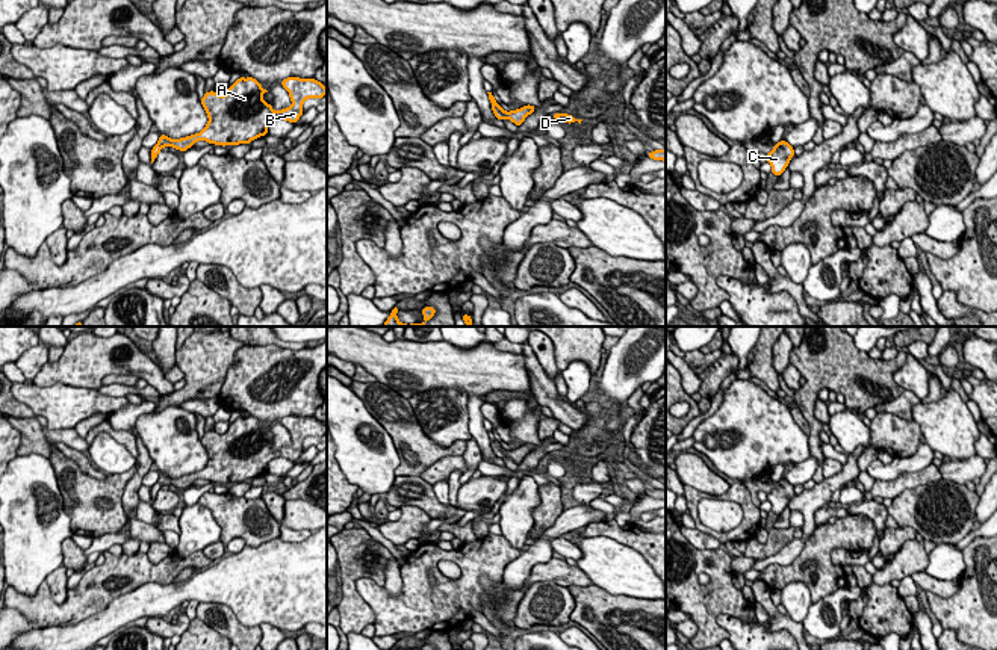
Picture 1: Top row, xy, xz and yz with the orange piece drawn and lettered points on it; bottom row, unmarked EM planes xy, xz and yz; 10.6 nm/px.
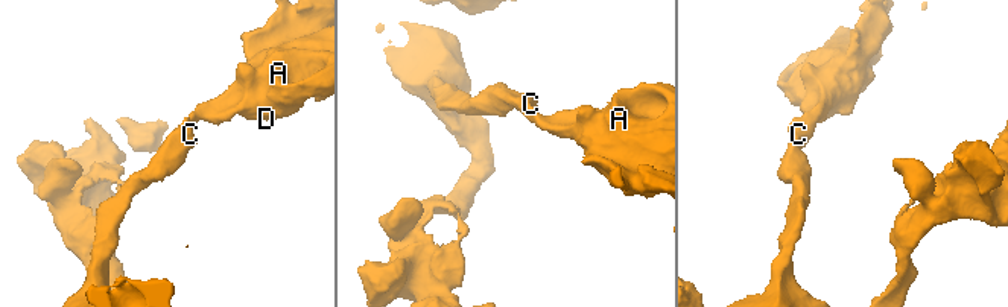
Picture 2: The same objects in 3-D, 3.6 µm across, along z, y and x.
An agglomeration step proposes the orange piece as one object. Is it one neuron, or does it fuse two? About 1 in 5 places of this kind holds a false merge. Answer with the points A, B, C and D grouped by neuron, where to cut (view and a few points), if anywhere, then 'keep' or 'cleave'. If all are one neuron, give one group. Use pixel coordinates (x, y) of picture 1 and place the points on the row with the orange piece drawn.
groups A B C D; cut none; keep

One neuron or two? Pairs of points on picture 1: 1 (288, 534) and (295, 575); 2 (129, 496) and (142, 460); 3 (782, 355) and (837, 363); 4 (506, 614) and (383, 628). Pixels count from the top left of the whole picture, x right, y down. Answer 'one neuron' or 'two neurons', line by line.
1: two neurons
2: one neuron
3: two neurons
4: two neurons

